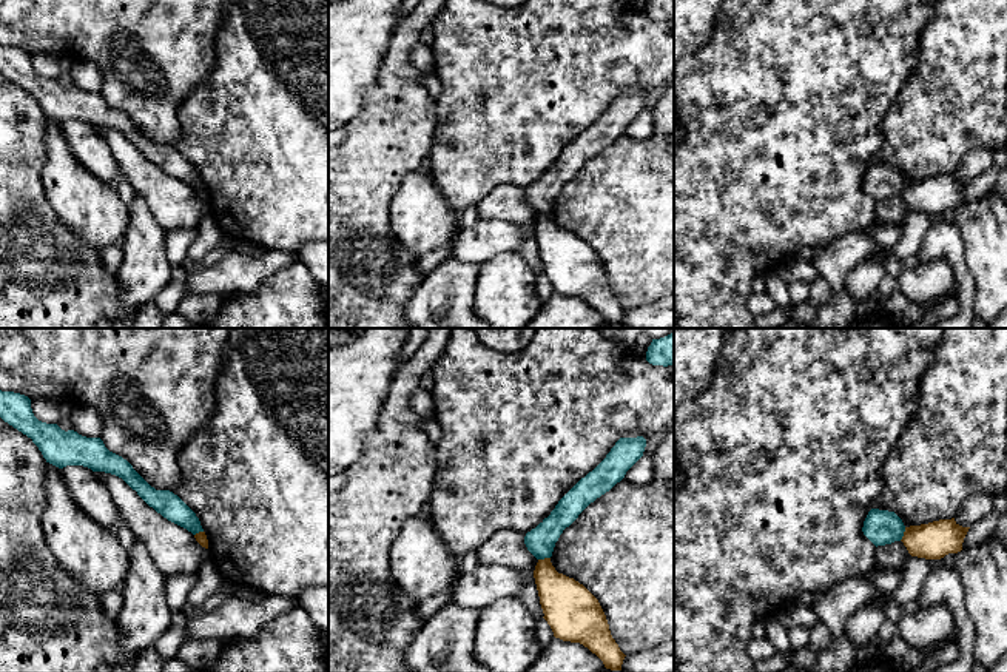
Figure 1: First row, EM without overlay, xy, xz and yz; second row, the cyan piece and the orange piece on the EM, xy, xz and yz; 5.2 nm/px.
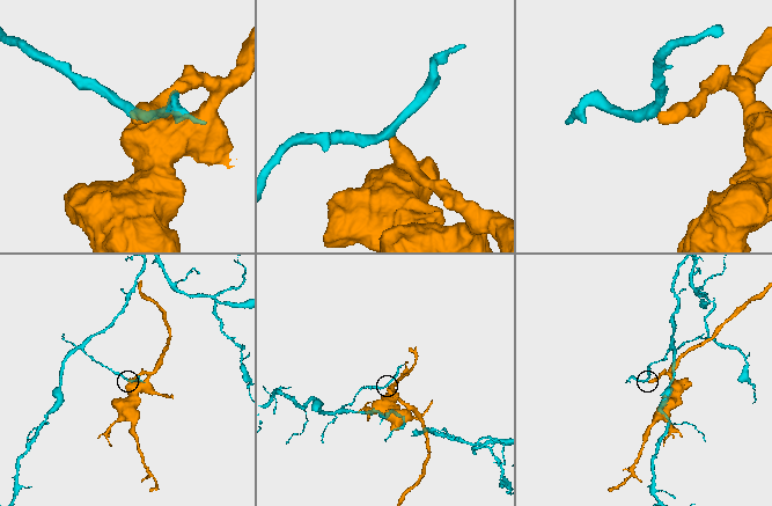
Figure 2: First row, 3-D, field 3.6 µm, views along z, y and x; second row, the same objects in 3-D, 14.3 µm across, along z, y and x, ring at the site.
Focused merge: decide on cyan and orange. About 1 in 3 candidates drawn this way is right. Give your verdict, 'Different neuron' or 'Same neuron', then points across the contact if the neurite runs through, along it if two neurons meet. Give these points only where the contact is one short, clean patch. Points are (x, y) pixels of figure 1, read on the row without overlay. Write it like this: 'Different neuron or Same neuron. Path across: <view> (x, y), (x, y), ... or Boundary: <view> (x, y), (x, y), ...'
Different neuron. Boundary: yz (905, 182), (899, 194)

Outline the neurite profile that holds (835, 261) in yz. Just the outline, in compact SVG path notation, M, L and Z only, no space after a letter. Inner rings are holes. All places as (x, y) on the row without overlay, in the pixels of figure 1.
M902 196L876 202L876 220L865 230L853 231L833 244L819 247L810 262L828 282L831 293L837 293L847 274L860 262L868 260L881 247L871 237L879 225L901 225L911 213Z

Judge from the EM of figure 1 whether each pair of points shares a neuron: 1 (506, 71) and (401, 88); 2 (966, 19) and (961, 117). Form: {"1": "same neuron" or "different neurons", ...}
{"1": "different neurons", "2": "same neuron"}

